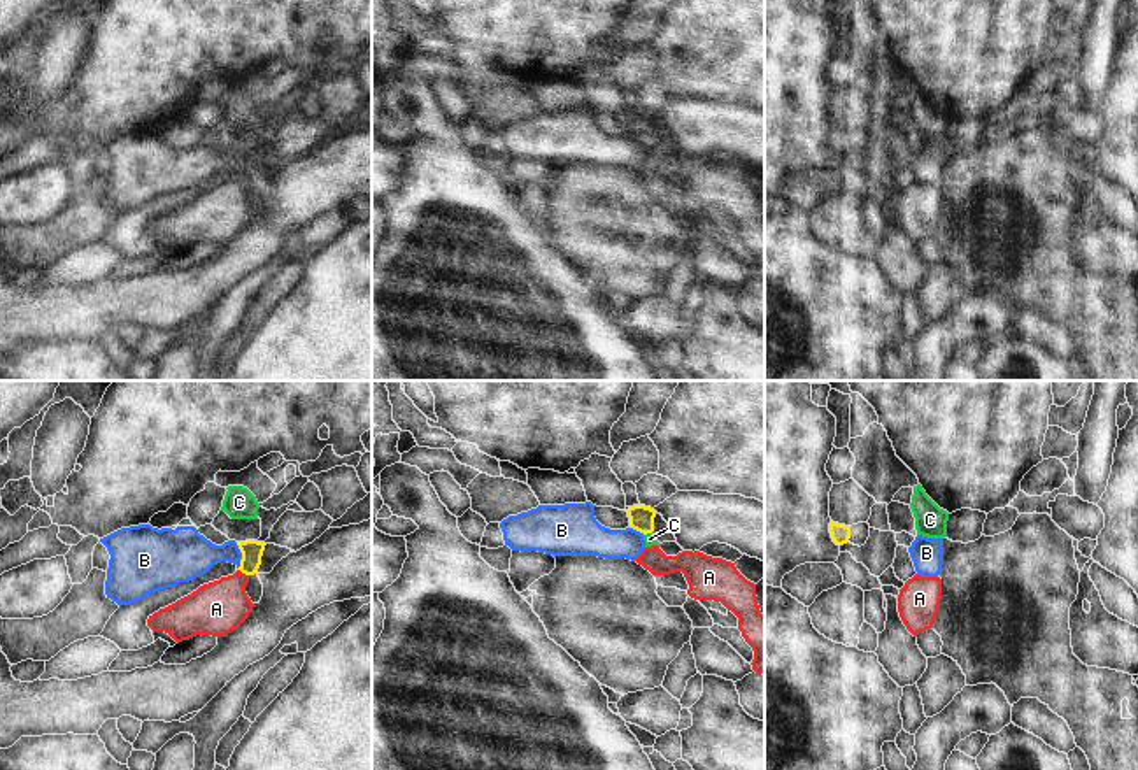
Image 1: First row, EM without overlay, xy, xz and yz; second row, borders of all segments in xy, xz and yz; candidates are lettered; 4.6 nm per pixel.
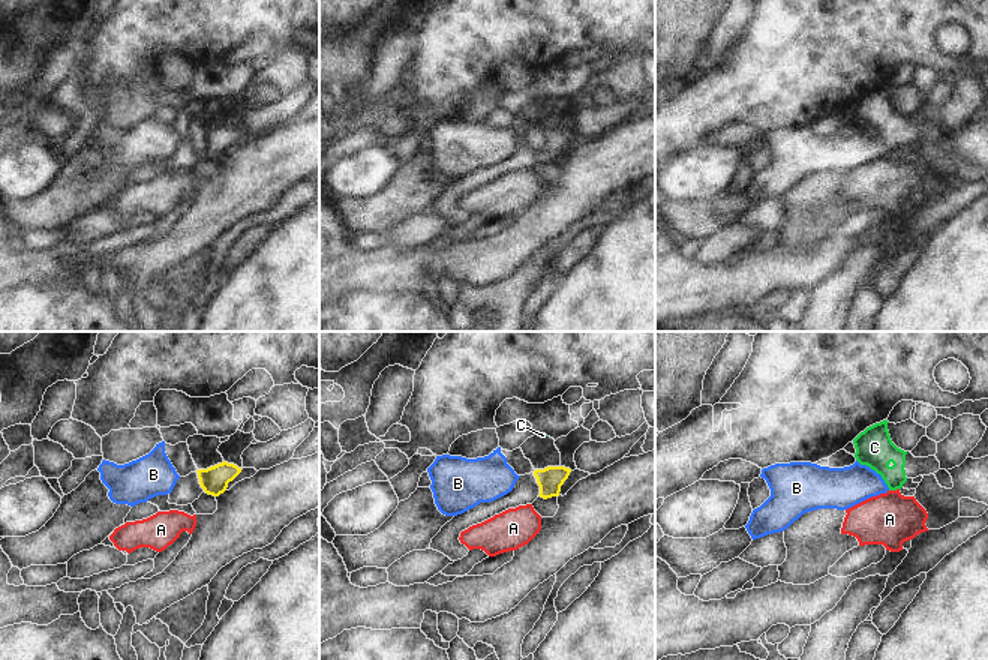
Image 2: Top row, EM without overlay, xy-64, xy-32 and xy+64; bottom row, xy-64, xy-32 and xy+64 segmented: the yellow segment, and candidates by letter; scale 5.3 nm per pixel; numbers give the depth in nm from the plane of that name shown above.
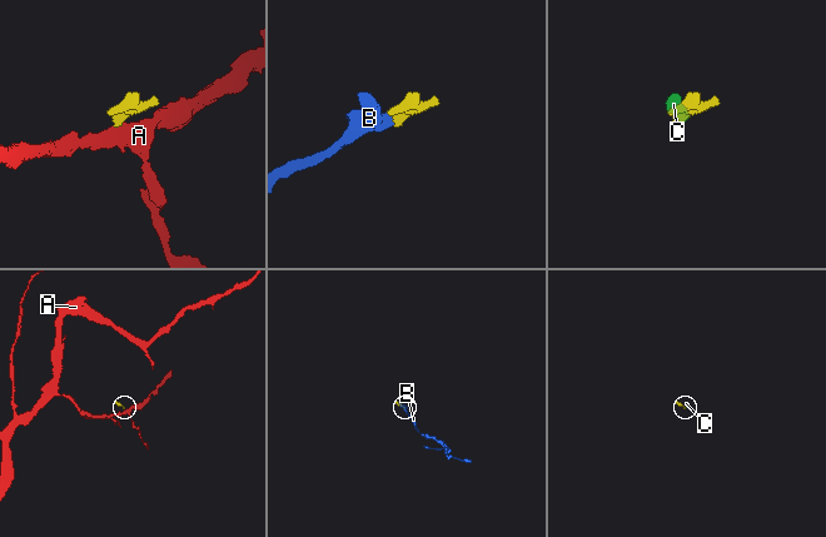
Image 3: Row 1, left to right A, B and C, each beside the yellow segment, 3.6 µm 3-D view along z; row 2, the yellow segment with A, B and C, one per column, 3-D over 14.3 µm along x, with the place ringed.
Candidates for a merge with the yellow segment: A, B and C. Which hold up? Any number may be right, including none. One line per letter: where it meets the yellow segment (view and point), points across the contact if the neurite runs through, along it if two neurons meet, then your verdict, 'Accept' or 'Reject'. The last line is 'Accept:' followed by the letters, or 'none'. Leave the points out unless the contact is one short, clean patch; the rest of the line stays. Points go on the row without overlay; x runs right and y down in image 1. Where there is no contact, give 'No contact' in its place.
A: Touches yellow at xy (244, 179). Boundary: xy (237, 176), (249, 183). Reject
B: Touches yellow at xy (242, 163). Boundary: xy (235, 149), (241, 160), (241, 172), (237, 176). Reject
C: Touches yellow at xz (647, 139). Boundary: xz (651, 139), (644, 142). Reject
Accept: none

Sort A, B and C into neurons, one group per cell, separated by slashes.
A / B C

